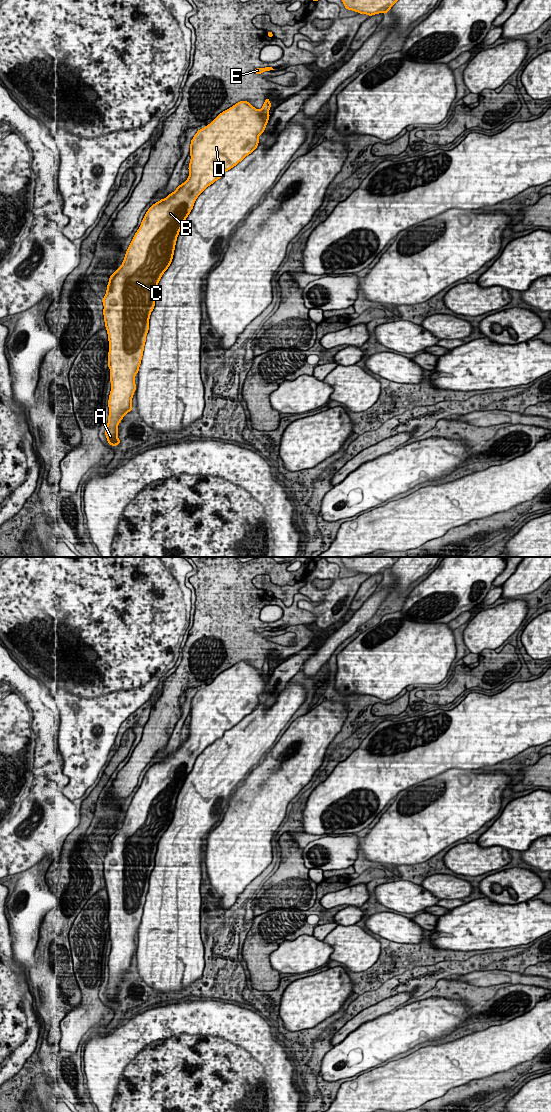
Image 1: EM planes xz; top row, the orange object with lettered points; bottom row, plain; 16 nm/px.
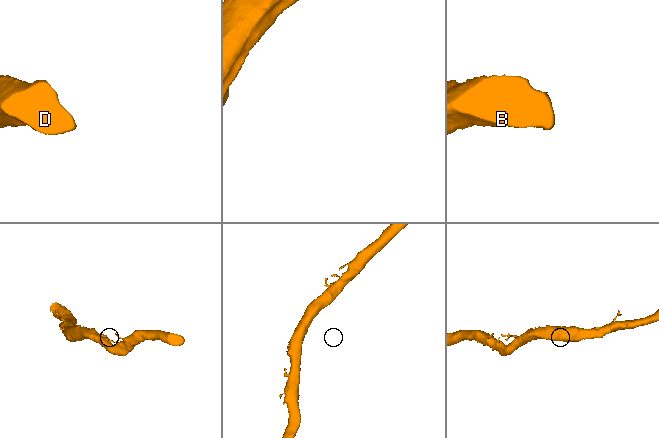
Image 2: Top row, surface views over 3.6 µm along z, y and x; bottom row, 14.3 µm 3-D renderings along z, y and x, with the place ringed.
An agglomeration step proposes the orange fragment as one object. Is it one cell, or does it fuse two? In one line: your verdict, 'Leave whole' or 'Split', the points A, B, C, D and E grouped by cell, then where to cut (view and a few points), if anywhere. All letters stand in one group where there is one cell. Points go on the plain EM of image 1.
Leave whole. Groups: A B C D E. No split

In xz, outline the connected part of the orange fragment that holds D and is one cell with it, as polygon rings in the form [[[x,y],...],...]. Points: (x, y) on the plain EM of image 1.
[[[269,658],[265,659],[263,667],[258,670],[250,665],[250,662],[240,661],[231,668],[220,673],[211,684],[197,691],[190,705],[191,720],[189,724],[189,737],[177,749],[168,755],[165,759],[156,762],[146,772],[142,783],[135,793],[131,804],[129,805],[123,823],[109,838],[106,855],[102,859],[104,865],[104,881],[108,893],[109,913],[108,927],[110,928],[111,952],[109,955],[109,977],[106,986],[105,995],[109,1005],[116,1006],[120,1004],[117,997],[118,984],[123,977],[132,968],[132,957],[137,949],[135,945],[135,935],[139,931],[143,915],[146,895],[149,890],[149,878],[155,866],[155,855],[157,852],[158,842],[163,833],[168,829],[172,822],[174,809],[178,794],[184,785],[184,782],[193,769],[197,757],[212,743],[222,738],[225,731],[242,721],[247,715],[251,714],[258,706],[258,696],[261,695],[269,680]]]

